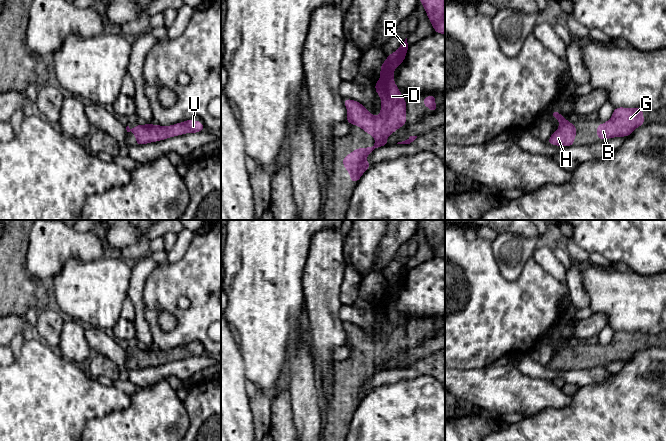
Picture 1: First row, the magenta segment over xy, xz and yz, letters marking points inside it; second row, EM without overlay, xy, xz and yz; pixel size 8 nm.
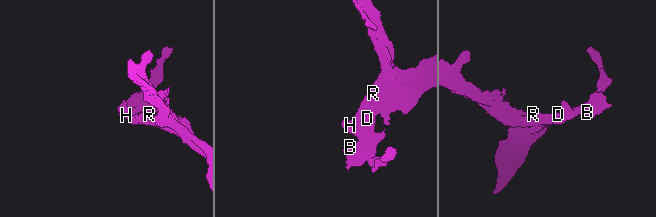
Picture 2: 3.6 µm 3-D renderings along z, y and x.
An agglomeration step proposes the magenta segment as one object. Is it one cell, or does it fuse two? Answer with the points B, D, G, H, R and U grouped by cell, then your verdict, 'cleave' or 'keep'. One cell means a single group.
B D G H R U | keep

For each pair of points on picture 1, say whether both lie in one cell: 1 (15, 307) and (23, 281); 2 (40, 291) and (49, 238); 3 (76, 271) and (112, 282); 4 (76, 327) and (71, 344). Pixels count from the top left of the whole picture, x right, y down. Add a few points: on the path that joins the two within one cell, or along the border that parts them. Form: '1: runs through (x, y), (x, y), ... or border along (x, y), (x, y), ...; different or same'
1: runs through (15, 301), (15, 289), (17, 287); same
2: border along (24, 267), (47, 285); different
3: runs through (85, 280), (87, 282), (103, 282); same
4: runs through (73, 331), (72, 340); same

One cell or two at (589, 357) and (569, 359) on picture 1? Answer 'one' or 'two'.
one

